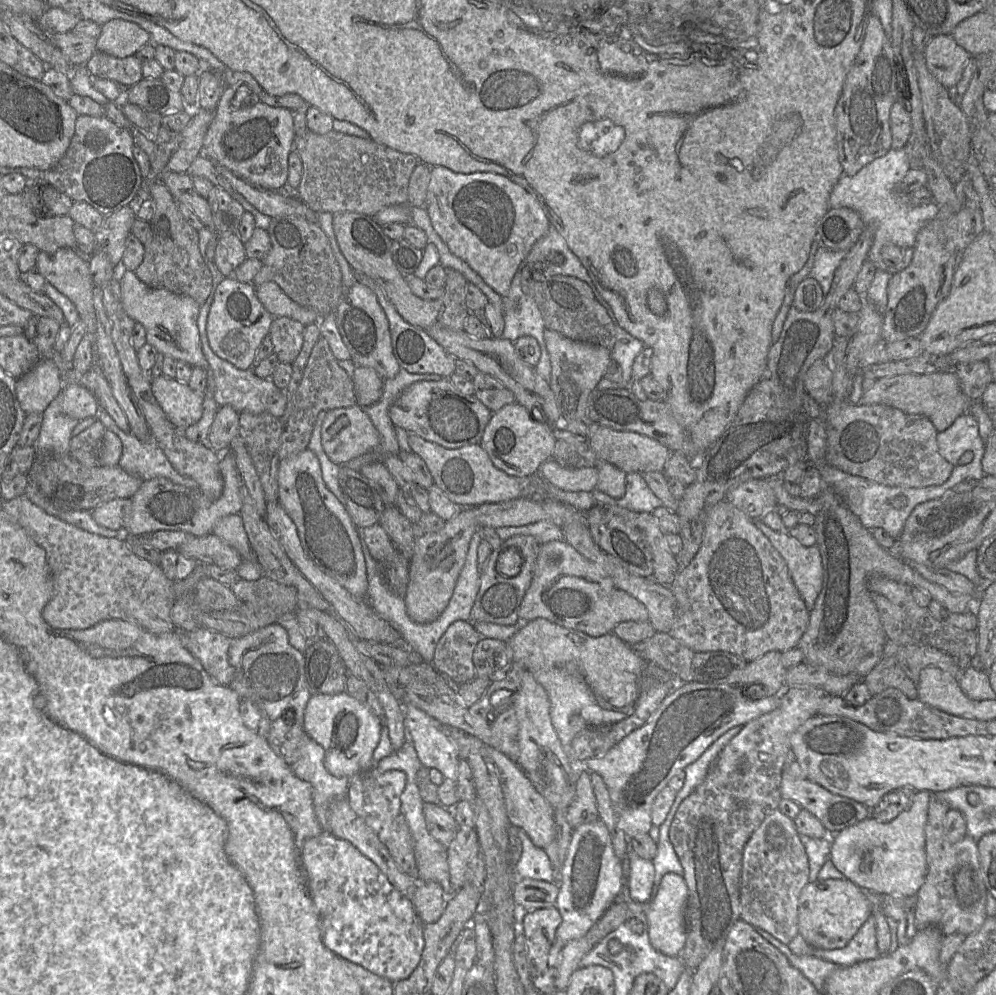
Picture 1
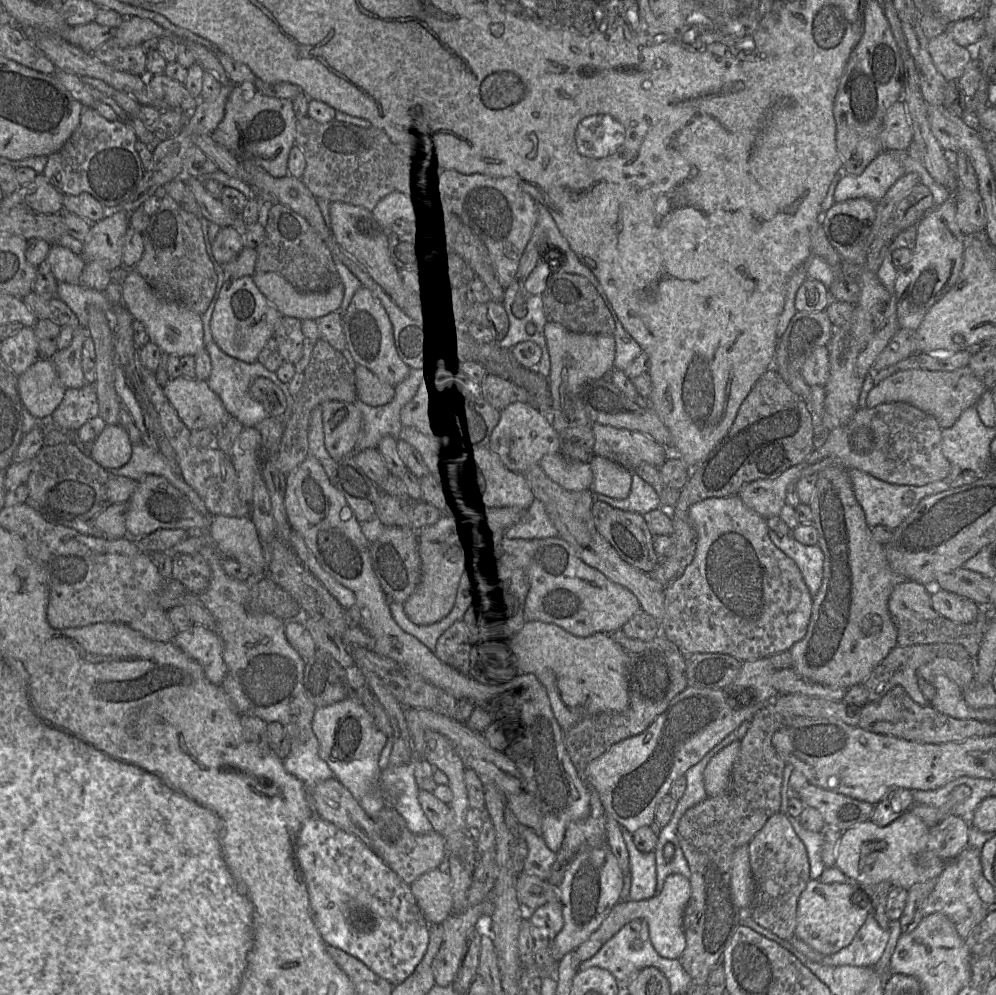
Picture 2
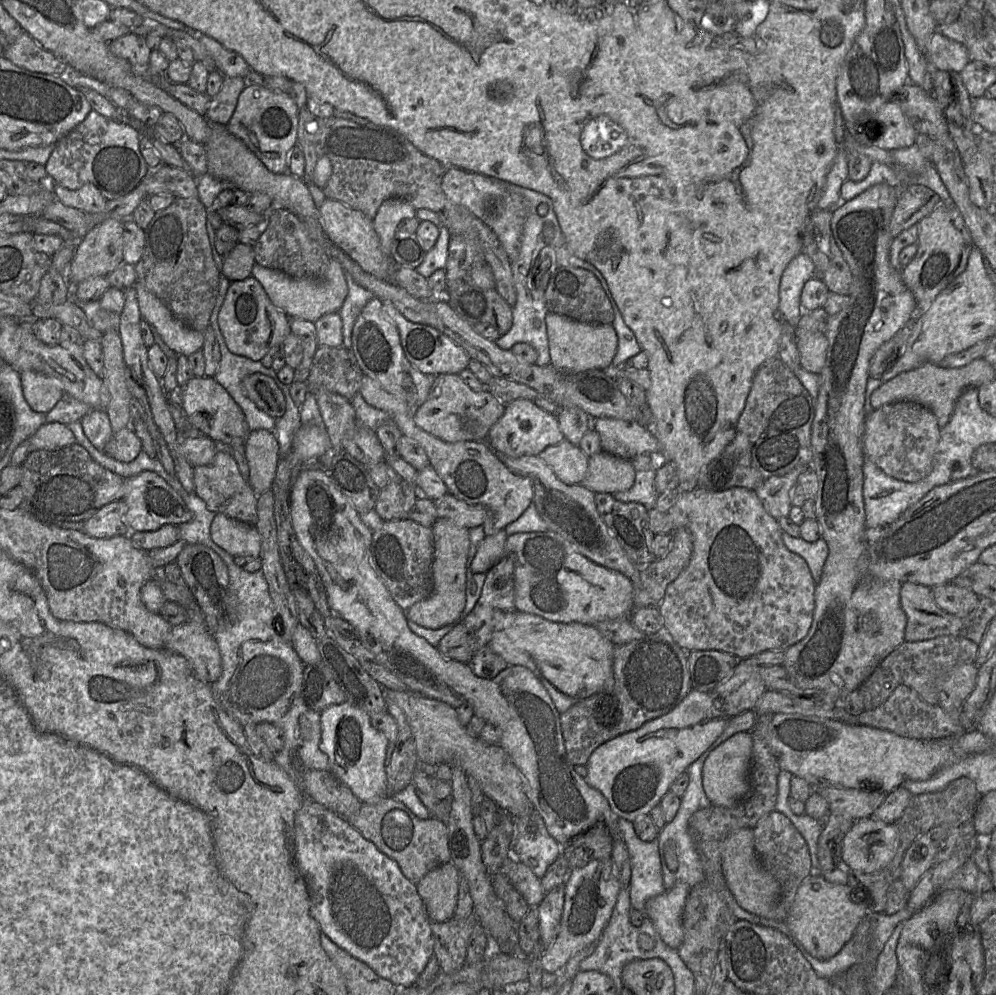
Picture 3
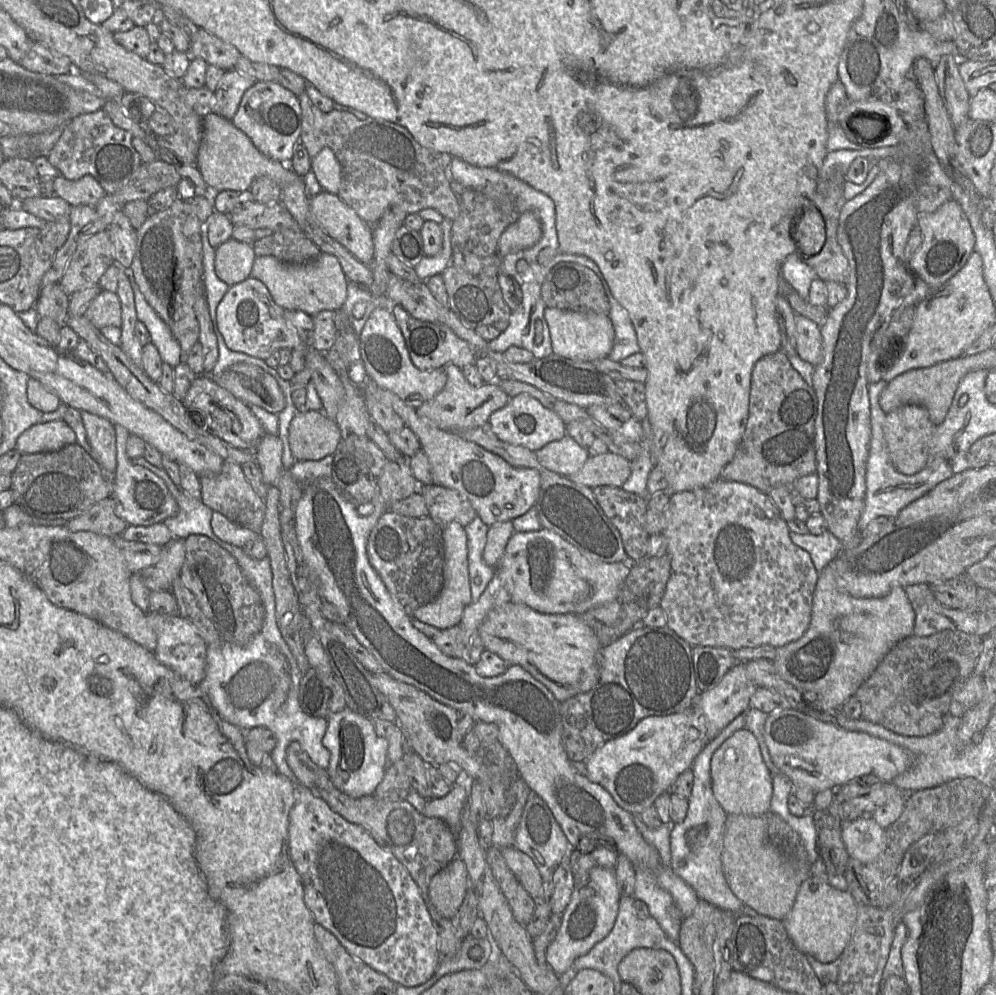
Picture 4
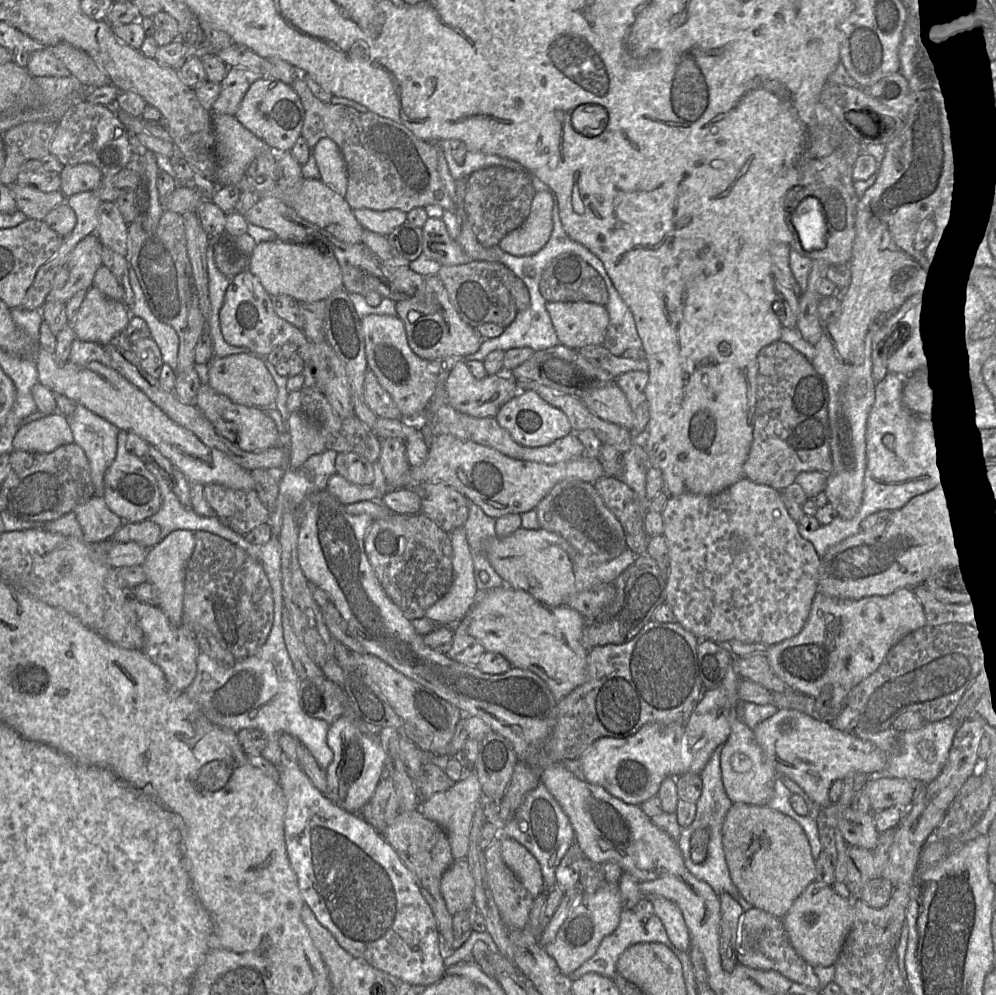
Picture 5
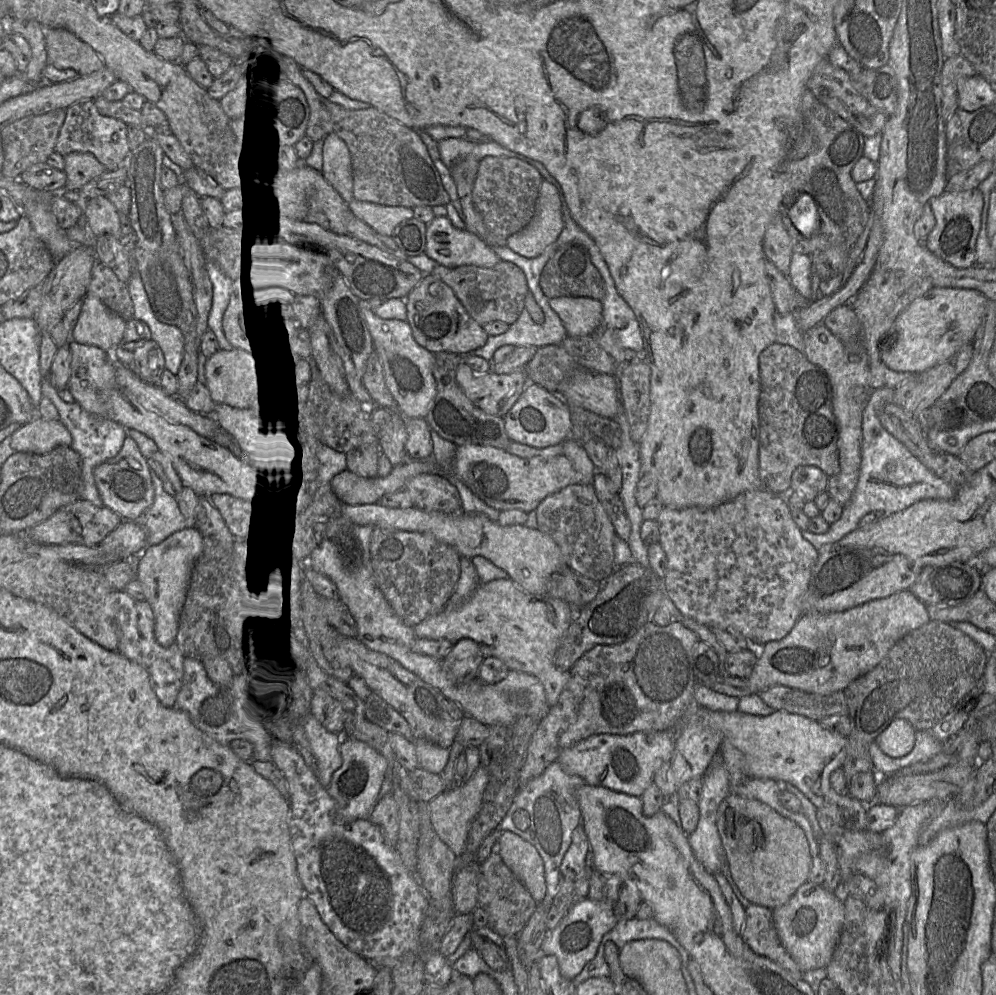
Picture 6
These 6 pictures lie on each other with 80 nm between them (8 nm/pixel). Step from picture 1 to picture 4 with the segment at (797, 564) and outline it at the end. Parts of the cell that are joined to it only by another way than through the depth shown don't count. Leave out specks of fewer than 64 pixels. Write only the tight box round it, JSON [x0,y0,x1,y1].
[790,530,843,573]

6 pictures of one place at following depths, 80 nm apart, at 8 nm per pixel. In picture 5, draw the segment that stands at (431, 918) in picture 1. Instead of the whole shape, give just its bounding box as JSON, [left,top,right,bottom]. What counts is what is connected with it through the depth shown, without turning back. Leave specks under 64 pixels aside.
[441,859,475,916]

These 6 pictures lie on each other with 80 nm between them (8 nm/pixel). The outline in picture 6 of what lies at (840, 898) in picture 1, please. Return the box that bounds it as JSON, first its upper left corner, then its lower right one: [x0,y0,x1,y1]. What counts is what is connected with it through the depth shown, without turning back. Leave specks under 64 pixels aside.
[773,882,845,972]

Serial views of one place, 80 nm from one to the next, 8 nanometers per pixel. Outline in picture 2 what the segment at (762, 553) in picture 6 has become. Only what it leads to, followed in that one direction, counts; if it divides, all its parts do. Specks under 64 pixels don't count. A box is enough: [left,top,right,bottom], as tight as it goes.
[661,494,814,662]

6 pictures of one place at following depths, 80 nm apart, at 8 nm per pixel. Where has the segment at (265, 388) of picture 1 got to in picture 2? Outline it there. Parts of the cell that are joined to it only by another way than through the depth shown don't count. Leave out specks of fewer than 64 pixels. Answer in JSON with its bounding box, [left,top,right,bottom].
[201,267,282,428]

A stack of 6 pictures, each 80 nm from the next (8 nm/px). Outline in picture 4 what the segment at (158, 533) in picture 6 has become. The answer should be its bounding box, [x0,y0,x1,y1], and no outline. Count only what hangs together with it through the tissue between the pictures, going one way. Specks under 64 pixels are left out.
[132,456,219,544]

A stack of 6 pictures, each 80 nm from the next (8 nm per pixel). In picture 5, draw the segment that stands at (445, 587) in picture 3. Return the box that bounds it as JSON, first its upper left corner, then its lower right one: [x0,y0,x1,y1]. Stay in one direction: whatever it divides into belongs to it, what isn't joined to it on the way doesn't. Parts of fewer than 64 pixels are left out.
[425,527,477,626]

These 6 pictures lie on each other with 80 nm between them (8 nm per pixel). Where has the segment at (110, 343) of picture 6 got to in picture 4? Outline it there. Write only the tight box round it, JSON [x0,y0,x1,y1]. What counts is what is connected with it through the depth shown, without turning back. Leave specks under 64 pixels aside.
[83,290,122,329]

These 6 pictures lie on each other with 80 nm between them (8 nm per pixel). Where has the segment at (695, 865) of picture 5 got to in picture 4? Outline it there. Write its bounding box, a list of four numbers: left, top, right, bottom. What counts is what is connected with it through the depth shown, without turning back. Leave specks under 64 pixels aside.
[668,714,745,915]

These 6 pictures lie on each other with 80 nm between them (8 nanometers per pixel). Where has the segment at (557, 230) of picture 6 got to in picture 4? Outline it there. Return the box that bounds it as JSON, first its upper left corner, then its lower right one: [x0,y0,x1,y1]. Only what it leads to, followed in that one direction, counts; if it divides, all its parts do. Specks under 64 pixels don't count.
[498,212,542,257]

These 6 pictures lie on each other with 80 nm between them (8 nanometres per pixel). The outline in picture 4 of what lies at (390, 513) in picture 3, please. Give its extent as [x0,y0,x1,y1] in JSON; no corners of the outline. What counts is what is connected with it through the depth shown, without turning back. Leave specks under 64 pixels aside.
[377,456,419,507]

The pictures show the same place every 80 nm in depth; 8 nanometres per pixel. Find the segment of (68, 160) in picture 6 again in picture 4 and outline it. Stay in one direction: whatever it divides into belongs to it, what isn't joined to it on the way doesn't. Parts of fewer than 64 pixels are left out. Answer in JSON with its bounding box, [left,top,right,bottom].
[53,174,107,206]

